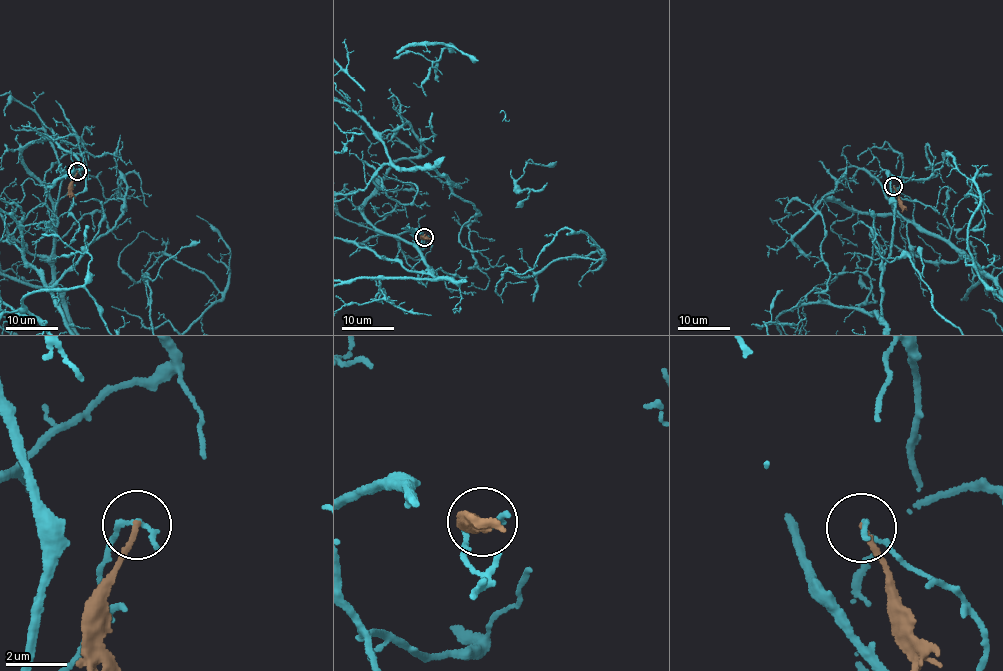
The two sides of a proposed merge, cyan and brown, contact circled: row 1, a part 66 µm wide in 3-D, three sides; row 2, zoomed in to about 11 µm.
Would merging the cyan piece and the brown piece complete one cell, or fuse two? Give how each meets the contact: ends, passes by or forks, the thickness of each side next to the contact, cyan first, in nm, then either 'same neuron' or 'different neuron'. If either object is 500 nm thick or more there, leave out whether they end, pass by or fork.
cyan ends; brown ends; calibres 220 and 170 nm; different neuron

